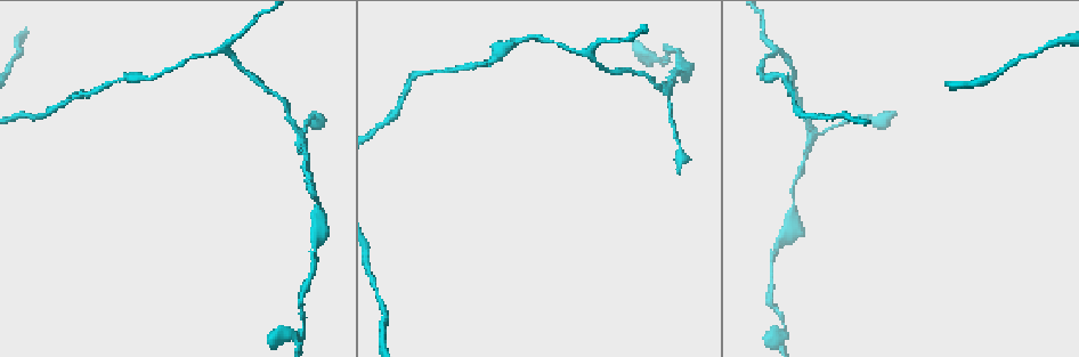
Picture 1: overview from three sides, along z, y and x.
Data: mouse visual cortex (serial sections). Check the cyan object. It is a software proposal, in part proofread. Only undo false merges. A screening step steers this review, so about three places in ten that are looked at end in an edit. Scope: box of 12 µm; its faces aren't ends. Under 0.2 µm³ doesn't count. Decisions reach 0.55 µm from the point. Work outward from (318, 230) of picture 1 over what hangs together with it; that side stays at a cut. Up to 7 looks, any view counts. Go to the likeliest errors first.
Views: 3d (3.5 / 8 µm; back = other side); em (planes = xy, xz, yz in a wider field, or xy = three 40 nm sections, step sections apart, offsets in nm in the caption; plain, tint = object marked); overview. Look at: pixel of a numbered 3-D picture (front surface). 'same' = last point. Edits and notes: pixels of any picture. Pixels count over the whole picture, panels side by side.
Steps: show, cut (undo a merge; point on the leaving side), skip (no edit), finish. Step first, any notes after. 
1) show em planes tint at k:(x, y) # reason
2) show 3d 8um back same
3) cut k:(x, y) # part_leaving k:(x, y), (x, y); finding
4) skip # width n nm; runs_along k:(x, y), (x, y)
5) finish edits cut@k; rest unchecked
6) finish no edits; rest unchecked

show 3d 3.5um back at 1:(224, 50) # a fork

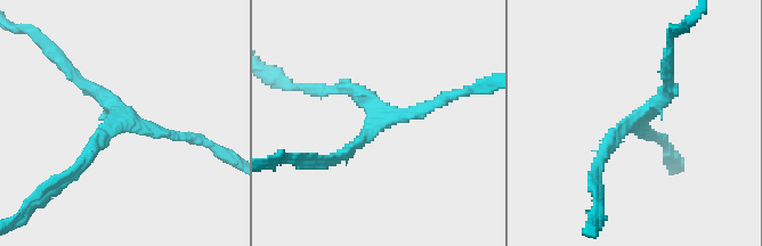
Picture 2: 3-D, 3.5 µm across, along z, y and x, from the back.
show em xy step 2 tint at 2:(377, 125) # arms 3; arm_widths 150, 150, 200 nm

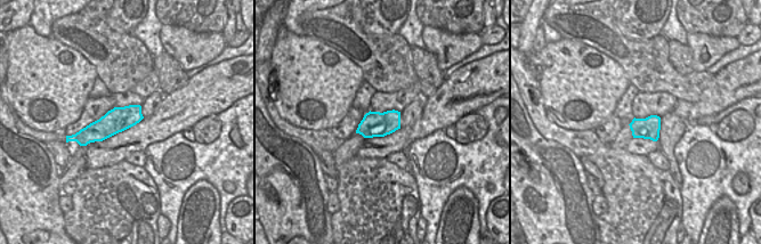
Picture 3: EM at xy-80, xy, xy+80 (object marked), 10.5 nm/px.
show em xy step 5 tint same

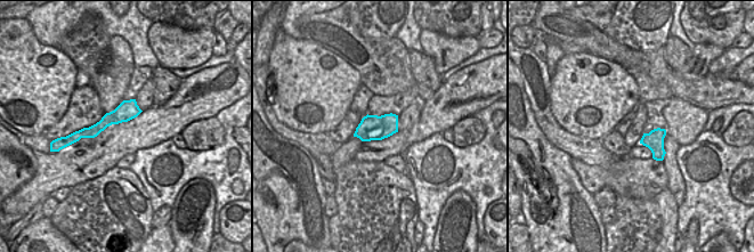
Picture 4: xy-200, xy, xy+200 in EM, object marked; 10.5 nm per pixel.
skip # runs_along 2:(327, 162), (377, 124), (443, 98); continuous, no second cell

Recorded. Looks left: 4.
show 3d 3.5um at 1:(314, 266) # thin neck

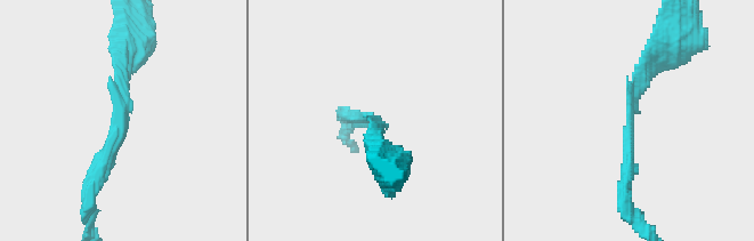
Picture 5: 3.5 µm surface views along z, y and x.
show em xy step 5 tint at 5:(630, 121) # arm_widths 200, 200 nm; need the tissue

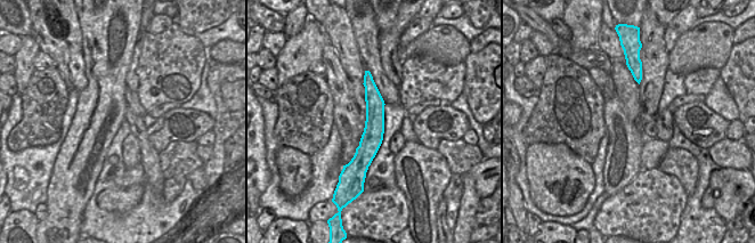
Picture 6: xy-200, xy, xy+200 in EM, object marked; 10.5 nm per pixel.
skip # runs_along 5:(659, 49), (631, 105), (625, 186); all the same cell

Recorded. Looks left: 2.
finish no edits; rest unchecked

